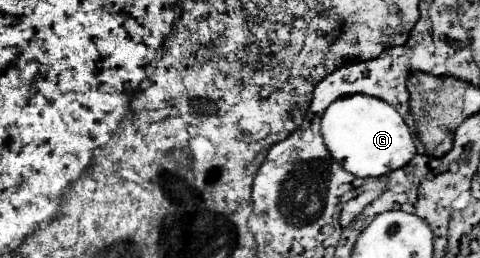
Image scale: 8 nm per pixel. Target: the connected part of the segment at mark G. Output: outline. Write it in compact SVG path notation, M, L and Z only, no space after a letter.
M352 94L334 100L322 116L322 136L332 158L358 178L390 174L406 166L416 154L410 128L396 108L366 94Z

